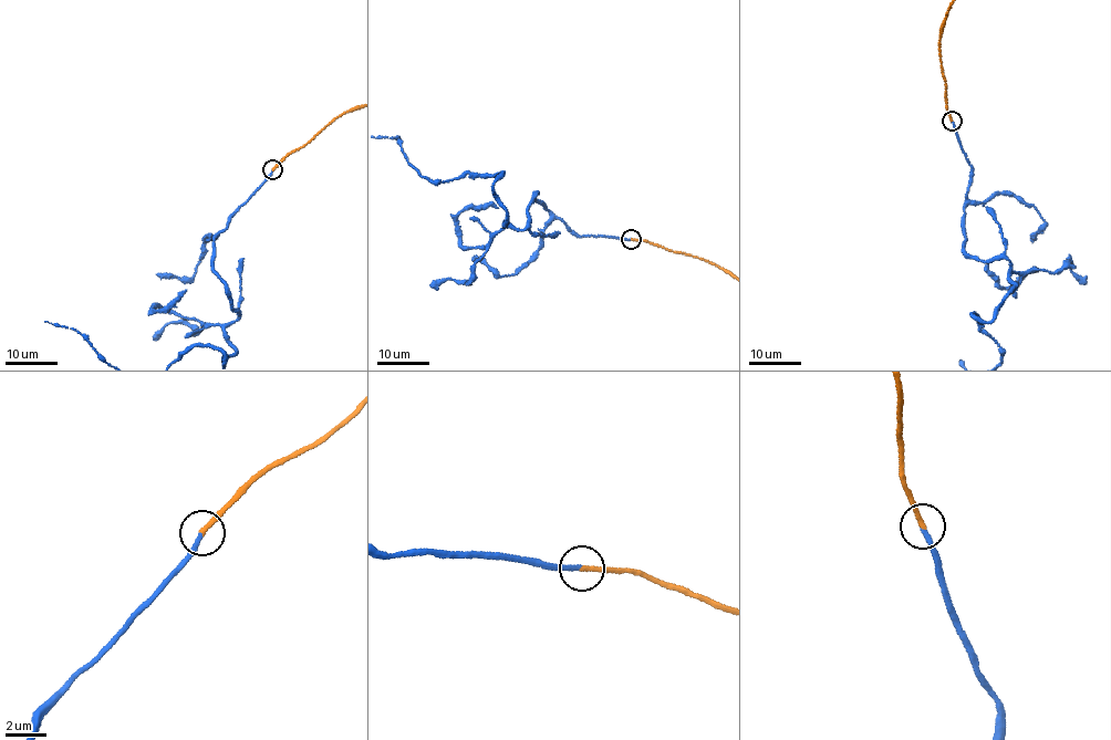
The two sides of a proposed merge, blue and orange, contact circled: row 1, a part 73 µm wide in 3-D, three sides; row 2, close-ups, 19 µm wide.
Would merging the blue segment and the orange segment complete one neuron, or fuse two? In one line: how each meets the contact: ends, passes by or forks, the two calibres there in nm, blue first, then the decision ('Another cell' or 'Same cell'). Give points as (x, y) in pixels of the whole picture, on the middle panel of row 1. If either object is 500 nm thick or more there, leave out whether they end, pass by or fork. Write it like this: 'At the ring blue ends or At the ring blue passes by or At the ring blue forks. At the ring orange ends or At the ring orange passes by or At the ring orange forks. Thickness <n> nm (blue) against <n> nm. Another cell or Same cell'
At the ring blue ends. At the ring orange ends. Thickness 240 nm (blue) against 260 nm. Same cell

